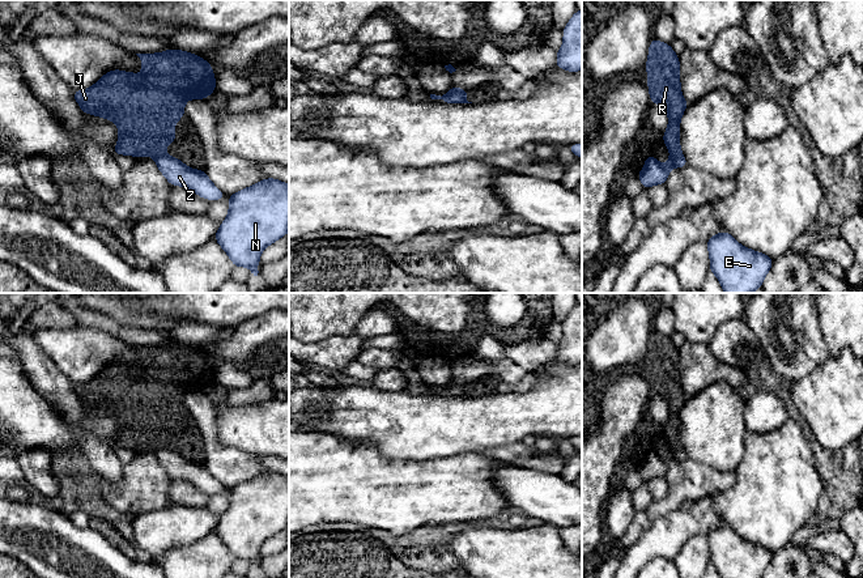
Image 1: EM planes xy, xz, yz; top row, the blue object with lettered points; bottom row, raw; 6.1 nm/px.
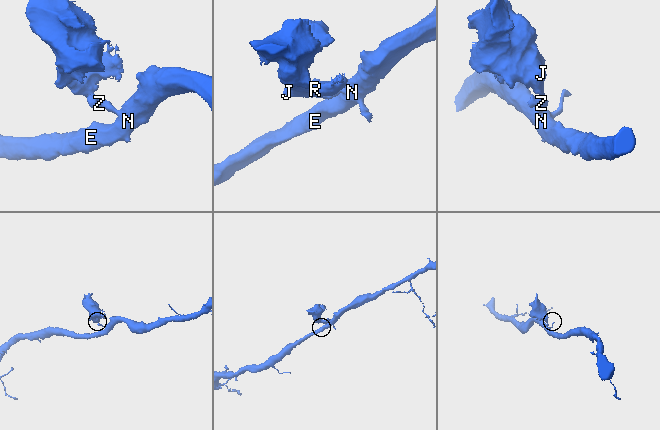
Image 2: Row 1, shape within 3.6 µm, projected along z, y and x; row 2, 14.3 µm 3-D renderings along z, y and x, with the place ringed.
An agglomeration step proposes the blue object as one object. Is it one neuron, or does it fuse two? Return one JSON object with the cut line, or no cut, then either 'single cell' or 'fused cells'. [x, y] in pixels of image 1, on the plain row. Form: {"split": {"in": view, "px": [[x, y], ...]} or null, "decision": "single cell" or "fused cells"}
{"split": {"in": "yz", "px": [[681, 446], [671, 447]]}, "decision": "fused cells"}

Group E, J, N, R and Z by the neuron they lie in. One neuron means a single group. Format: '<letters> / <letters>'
E N Z / J R

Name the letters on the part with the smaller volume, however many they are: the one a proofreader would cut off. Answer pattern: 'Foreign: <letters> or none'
Foreign: J, R

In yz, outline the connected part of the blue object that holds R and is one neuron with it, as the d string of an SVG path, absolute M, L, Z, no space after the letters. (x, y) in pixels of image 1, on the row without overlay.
M652 331L646 362L650 394L662 398L668 407L663 435L668 439L669 447L681 447L680 412L688 395L681 388L679 348L669 337Z

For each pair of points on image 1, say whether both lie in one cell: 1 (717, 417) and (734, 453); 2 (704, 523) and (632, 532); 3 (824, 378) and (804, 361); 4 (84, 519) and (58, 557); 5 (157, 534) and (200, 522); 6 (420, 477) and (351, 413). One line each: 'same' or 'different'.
1: same
2: different
3: different
4: different
5: same
6: different

